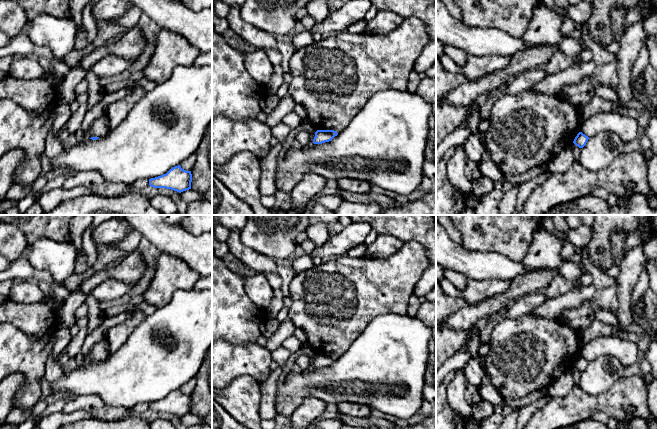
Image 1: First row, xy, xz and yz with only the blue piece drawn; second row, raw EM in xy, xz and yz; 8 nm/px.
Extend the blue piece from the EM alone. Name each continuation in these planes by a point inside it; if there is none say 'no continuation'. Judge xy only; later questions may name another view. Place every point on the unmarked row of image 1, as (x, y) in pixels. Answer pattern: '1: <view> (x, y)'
no continuation

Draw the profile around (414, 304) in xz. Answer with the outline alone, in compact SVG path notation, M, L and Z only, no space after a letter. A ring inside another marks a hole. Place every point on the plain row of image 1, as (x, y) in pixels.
M412 295L410 300L409 300L407 315L410 317L416 317L416 315L420 309L421 304L422 303L419 301L419 297L417 297L416 295Z

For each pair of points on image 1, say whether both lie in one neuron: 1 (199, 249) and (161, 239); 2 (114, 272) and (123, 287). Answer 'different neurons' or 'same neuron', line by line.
1: same neuron
2: different neurons

